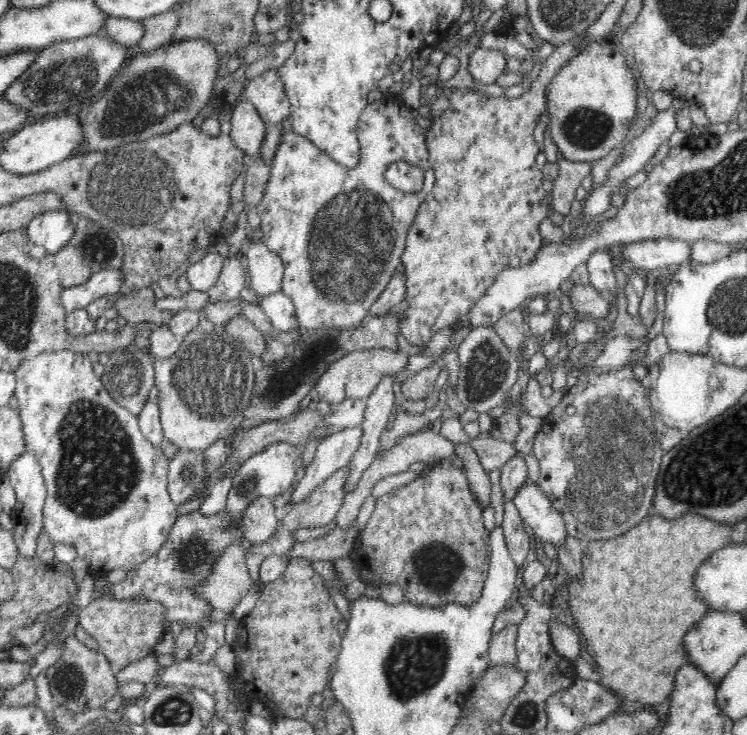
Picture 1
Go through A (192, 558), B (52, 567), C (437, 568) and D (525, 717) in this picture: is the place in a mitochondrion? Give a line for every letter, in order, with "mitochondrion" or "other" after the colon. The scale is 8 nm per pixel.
A: mitochondrion
B: other
C: mitochondrion
D: mitochondrion

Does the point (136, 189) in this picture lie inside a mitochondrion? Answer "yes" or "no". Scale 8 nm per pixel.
yes

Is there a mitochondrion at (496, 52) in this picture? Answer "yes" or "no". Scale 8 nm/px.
no

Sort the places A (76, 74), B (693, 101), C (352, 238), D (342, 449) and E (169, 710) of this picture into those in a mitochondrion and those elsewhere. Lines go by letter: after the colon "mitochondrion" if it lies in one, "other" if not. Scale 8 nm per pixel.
A: mitochondrion
B: other
C: mitochondrion
D: other
E: mitochondrion

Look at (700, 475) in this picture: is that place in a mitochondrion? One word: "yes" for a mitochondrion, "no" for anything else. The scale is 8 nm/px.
yes

